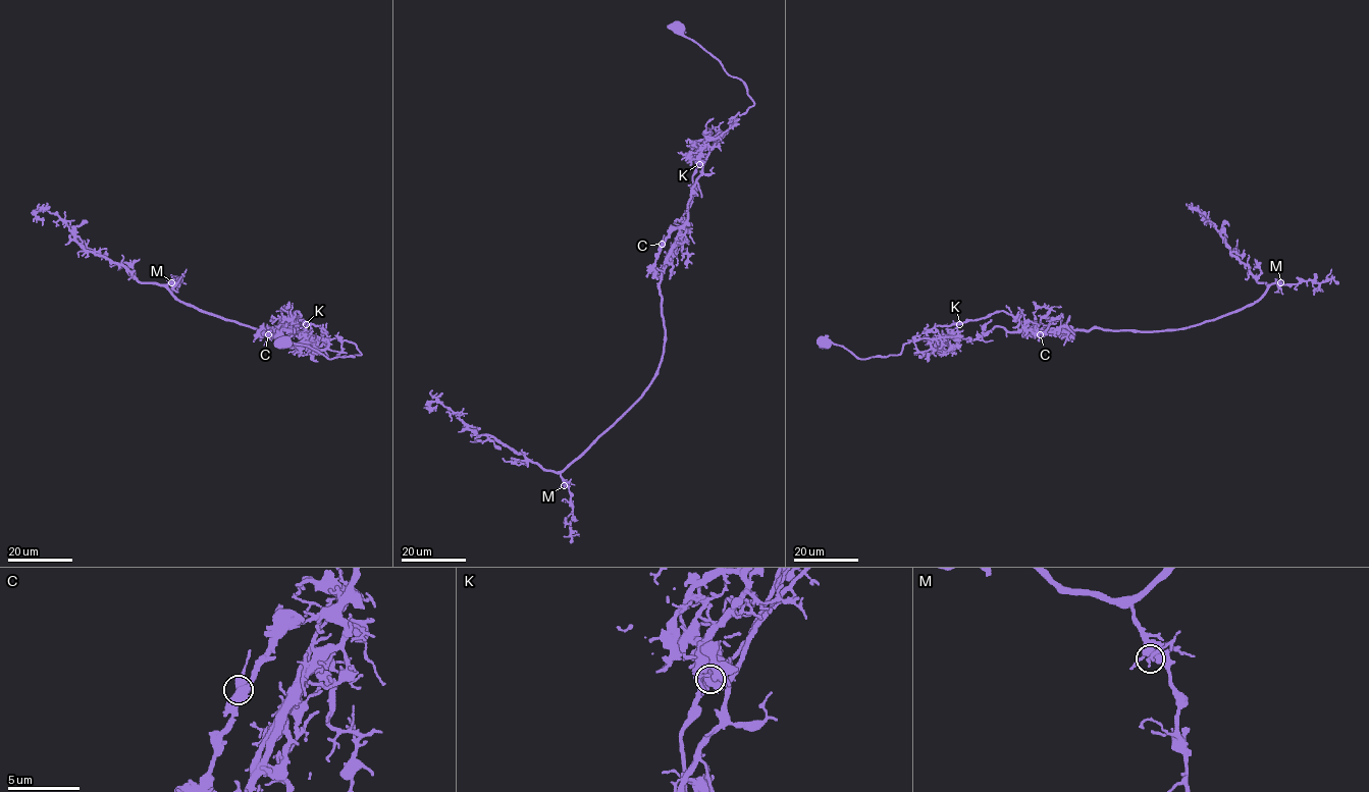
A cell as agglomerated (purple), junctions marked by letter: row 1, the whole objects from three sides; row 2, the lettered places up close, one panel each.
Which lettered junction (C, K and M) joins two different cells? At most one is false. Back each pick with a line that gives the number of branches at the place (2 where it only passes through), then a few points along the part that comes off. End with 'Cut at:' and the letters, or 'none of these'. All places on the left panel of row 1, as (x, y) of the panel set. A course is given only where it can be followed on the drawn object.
K: branches 3; course (306, 324), (299, 320), (298, 311), (282, 329), (264, 327), (262, 333), (274, 334), (277, 330)
Cut at: K

